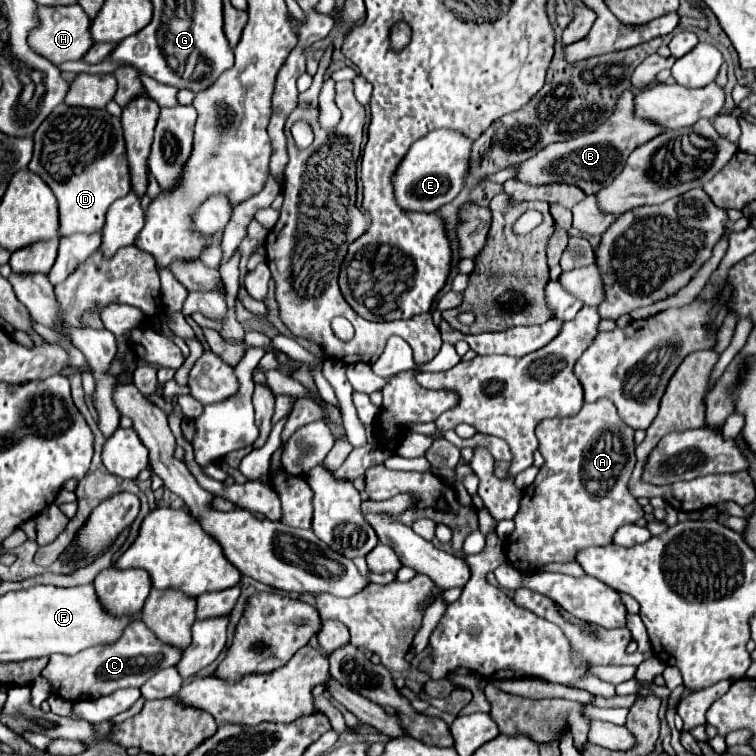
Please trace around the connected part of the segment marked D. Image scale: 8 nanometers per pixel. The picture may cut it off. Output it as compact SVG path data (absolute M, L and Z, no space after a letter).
M61 103L35 131L35 151L29 171L39 175L57 197L59 237L101 231L107 209L131 191L121 121L105 109L83 109Z

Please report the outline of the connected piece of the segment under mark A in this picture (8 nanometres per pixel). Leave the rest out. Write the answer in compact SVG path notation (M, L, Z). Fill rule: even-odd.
M609 399L585 403L575 417L553 417L545 419L537 427L539 451L545 459L535 481L523 491L521 507L513 517L515 529L505 539L507 561L517 571L539 571L549 563L571 563L577 559L577 551L585 547L605 547L613 543L617 527L643 519L643 509L637 499L629 493L627 483L637 463L633 429L627 427L619 417L617 409Z

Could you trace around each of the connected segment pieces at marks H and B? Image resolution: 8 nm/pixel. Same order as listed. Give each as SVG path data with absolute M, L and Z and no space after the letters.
M79 5L37 7L37 17L39 17L39 25L33 27L33 31L29 33L29 47L41 57L49 59L53 65L61 65L63 61L77 61L93 45L93 39L89 35L91 21Z
M625 89L613 109L613 115L599 125L593 131L587 131L575 139L563 141L563 143L551 143L547 147L543 147L539 153L535 153L533 157L529 157L523 163L515 165L515 179L529 183L529 185L541 185L541 183L569 183L569 185L577 185L581 187L587 195L593 195L595 191L603 189L605 185L609 185L617 171L623 169L627 157L631 155L631 151L643 143L647 143L649 139L657 137L659 133L663 133L665 129L645 121L645 119L637 119L633 117L633 91Z

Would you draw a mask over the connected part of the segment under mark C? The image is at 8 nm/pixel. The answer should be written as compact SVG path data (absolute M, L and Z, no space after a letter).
M133 619L125 627L117 643L89 647L77 655L51 655L41 675L49 681L59 681L59 689L57 689L59 697L75 703L85 699L99 699L103 695L111 695L117 689L141 687L159 669L173 667L179 661L179 657L181 657L179 649L159 643L159 639L155 639L155 635L145 627L141 619Z

